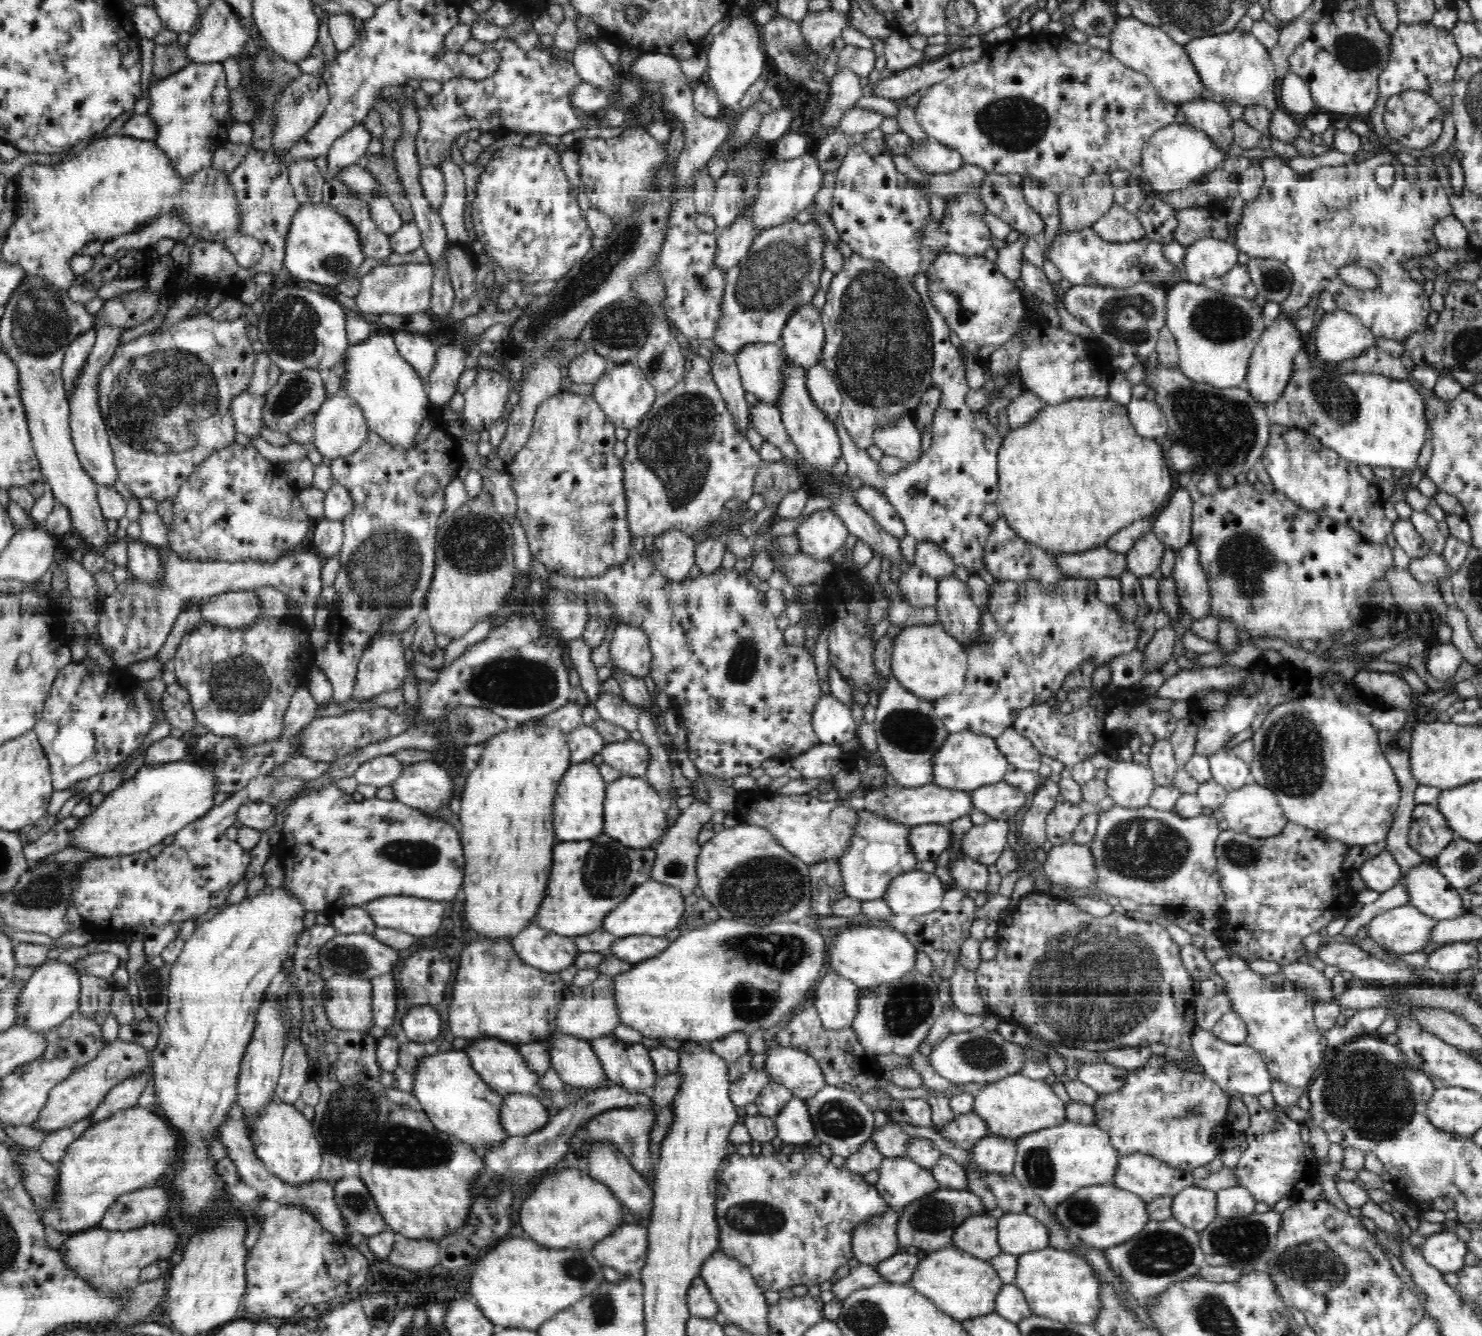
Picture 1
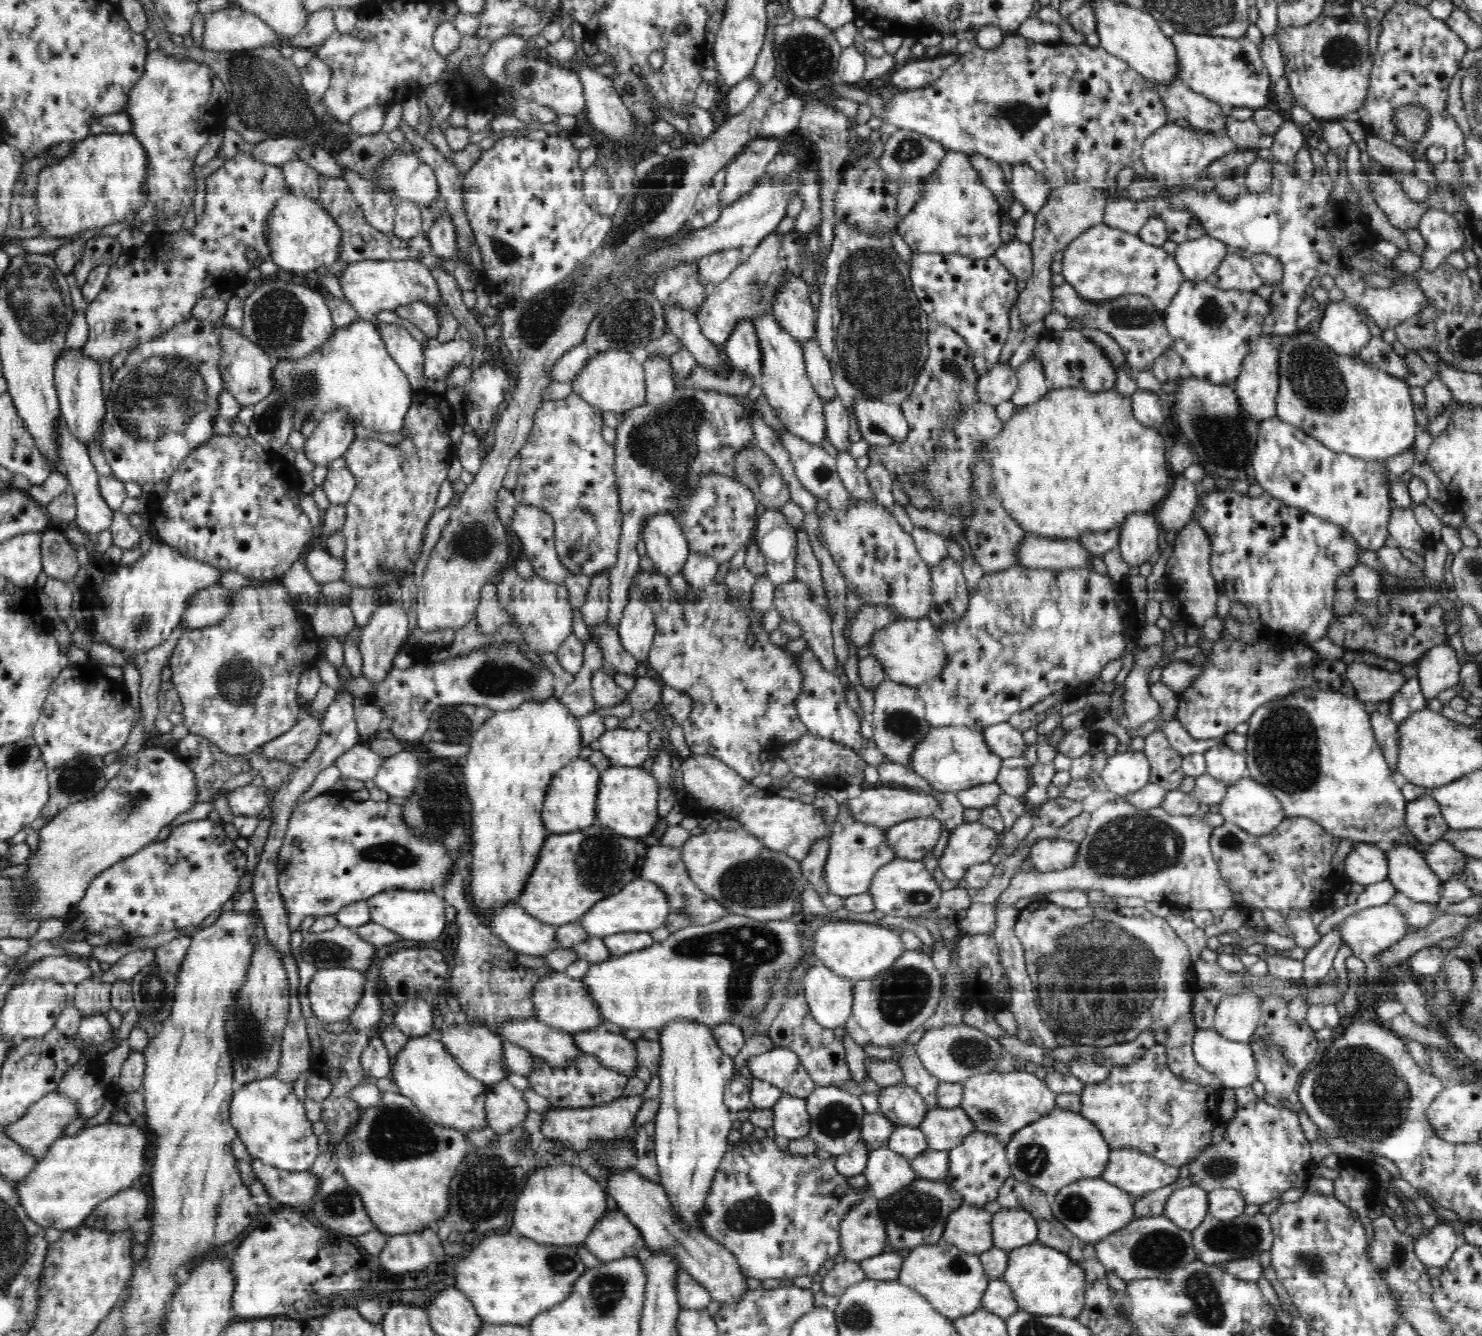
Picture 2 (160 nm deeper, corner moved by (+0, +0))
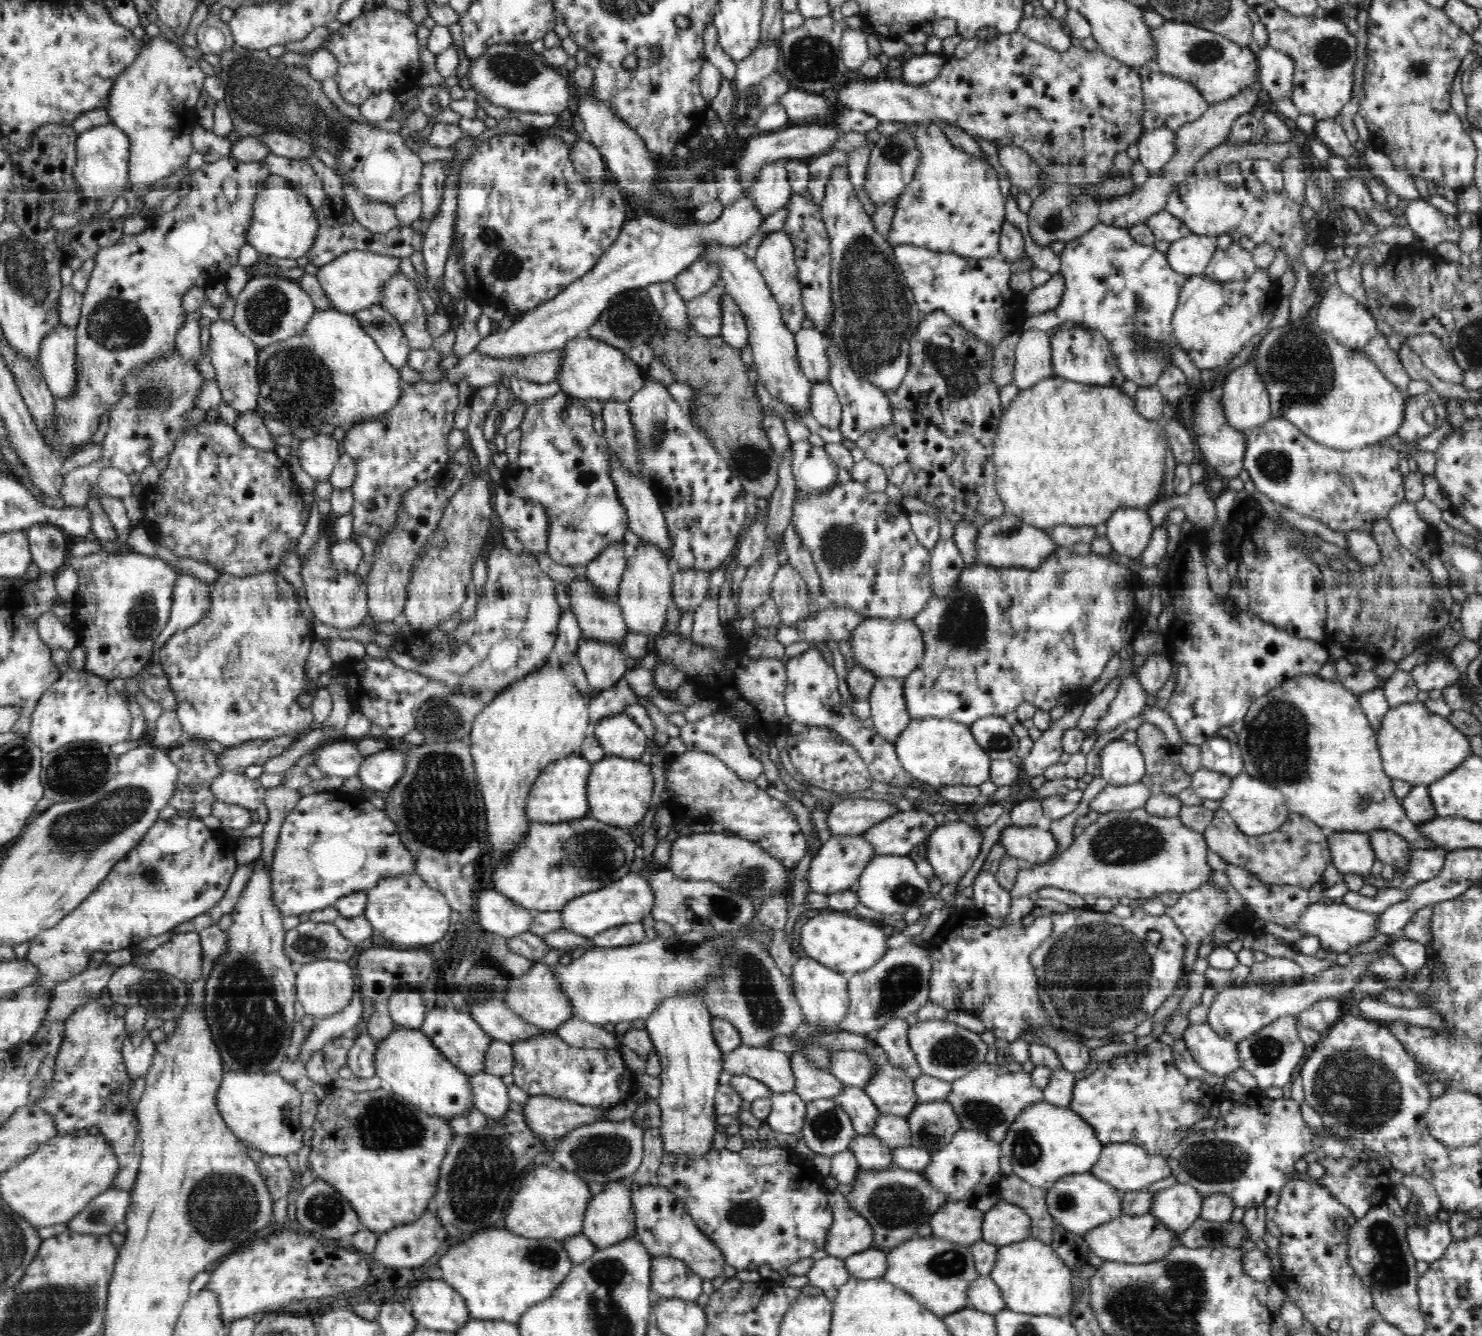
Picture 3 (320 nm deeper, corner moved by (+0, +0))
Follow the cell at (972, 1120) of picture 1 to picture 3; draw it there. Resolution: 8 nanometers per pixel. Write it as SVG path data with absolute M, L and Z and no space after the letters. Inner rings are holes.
M944 1101L920 1103L907 1116L912 1146L924 1148L931 1154L952 1142L954 1134L962 1130L953 1106Z

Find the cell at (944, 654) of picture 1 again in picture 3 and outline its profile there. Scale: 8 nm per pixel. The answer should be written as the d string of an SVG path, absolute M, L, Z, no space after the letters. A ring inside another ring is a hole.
M867 617L851 632L850 642L844 650L847 652L847 657L854 661L856 667L870 671L877 678L900 678L904 680L906 676L910 676L914 672L914 668L924 658L924 638L923 633L920 632L912 619L888 620Z

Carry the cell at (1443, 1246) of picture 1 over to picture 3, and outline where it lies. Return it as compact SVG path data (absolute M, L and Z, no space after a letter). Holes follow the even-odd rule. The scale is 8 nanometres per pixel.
M1430 1218L1430 1224L1427 1227L1408 1226L1405 1233L1410 1252L1416 1261L1424 1261L1428 1264L1445 1256L1449 1244L1454 1239L1449 1224L1435 1218Z

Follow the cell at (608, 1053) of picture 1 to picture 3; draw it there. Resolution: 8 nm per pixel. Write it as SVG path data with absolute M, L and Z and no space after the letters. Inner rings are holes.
M572 1017L556 1029L557 1035L576 1048L618 1049L620 1036L607 1032L602 1025L592 1024Z

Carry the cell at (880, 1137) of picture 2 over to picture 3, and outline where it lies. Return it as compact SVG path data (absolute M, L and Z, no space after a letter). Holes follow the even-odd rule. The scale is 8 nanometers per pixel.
M846 1085L831 1099L846 1111L857 1134L874 1134L881 1112L862 1087Z

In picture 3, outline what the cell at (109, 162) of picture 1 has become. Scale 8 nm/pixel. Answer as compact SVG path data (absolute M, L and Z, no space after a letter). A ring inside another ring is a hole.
M114 123L98 125L79 133L75 148L76 168L73 174L86 202L95 199L101 203L111 195L123 196L129 189L130 147L130 139Z

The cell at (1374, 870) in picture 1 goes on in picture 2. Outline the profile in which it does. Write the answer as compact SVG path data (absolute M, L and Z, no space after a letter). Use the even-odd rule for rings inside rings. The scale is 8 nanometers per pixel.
M1354 843L1343 861L1343 867L1351 882L1367 886L1388 878L1385 852L1372 843Z

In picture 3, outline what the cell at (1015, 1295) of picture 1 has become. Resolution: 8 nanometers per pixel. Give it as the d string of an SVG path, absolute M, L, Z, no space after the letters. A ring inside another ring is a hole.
M980 1275L976 1281L969 1284L967 1306L993 1315L1006 1309L1002 1293L989 1275Z

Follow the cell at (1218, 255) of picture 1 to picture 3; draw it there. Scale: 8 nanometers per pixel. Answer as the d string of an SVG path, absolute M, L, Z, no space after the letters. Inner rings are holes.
M1190 234L1170 243L1165 255L1169 265L1181 275L1204 275L1205 268L1217 251L1217 236Z

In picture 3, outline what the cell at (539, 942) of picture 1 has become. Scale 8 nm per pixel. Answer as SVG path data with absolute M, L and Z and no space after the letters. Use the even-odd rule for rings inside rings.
M494 888L478 891L475 908L479 928L504 936L505 939L530 932L534 922L534 911L520 906Z

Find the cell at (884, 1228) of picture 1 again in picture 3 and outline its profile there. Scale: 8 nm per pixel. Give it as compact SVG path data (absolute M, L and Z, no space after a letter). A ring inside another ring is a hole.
M829 1192L828 1203L833 1212L833 1223L824 1248L828 1255L844 1260L872 1248L874 1232L871 1224L848 1207L844 1196L839 1192Z

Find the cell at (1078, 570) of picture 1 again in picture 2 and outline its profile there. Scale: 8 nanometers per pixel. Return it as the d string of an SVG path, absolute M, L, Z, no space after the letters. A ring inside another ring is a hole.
M1025 531L1024 538L1018 543L1017 555L1018 564L1030 569L1073 569L1078 567L1091 567L1091 560L1094 554L1090 554L1083 544L1072 539L1053 539L1036 535Z

